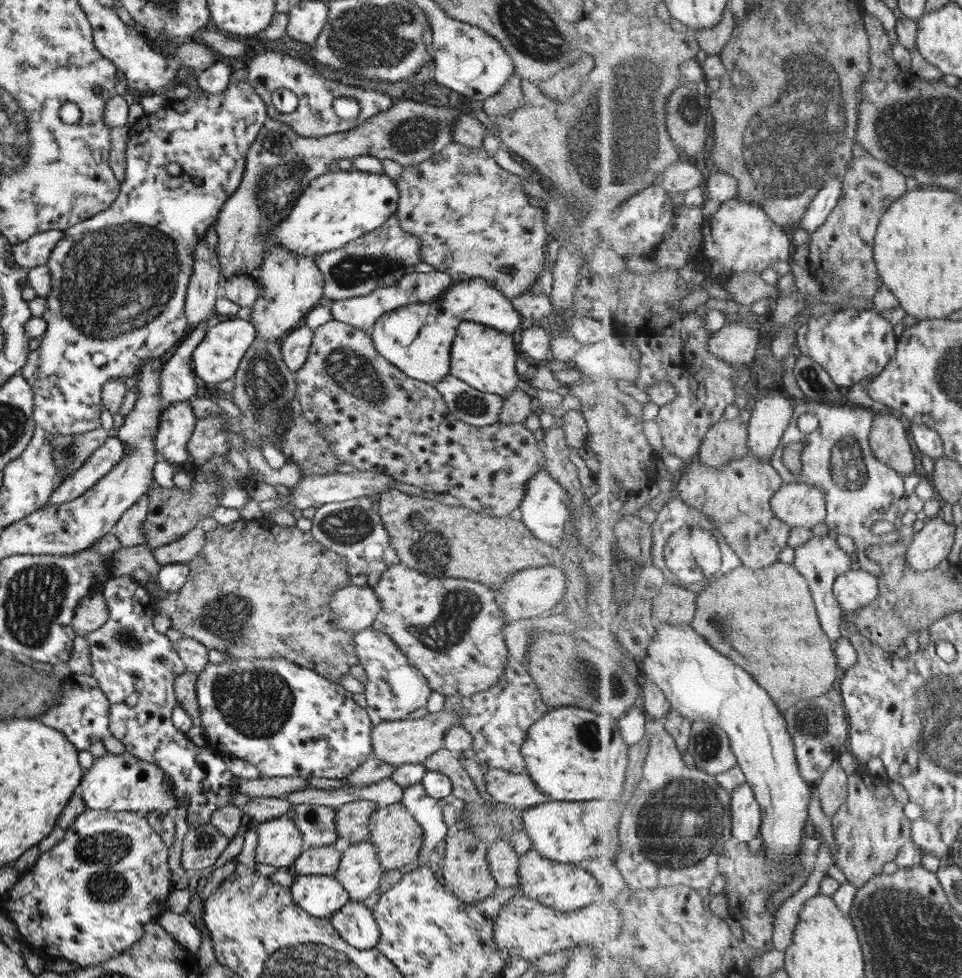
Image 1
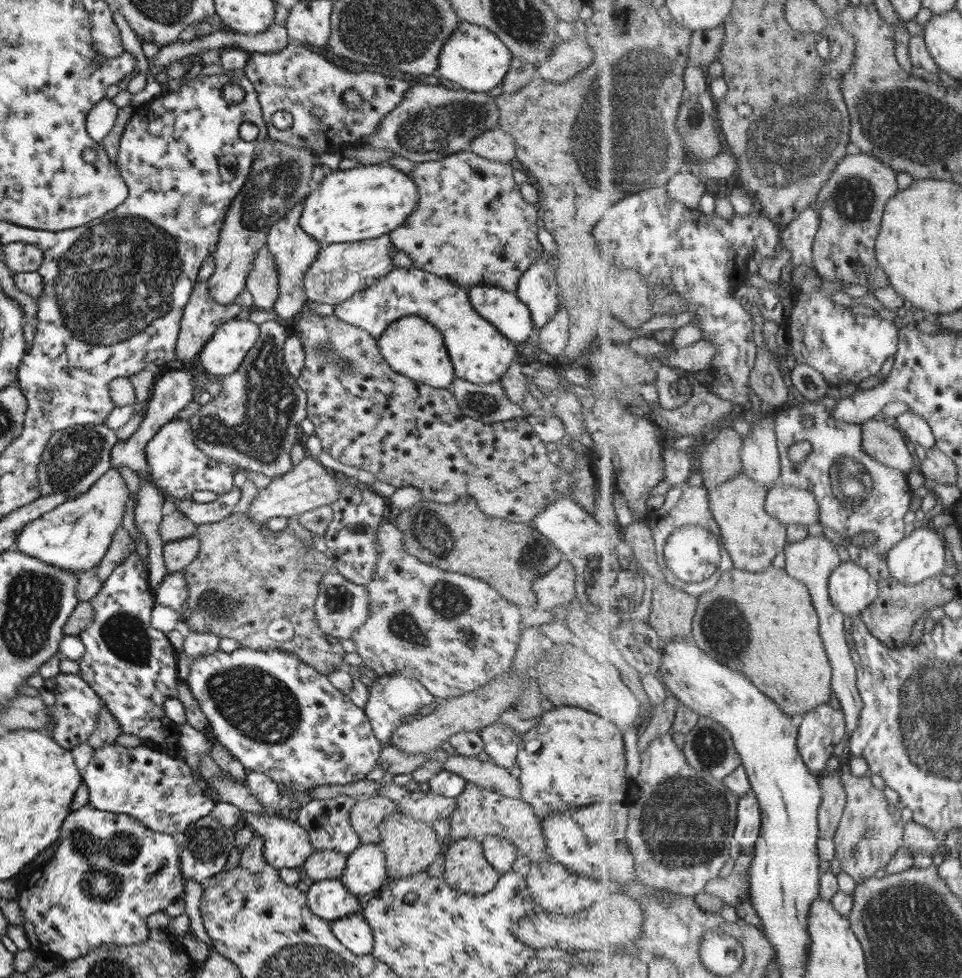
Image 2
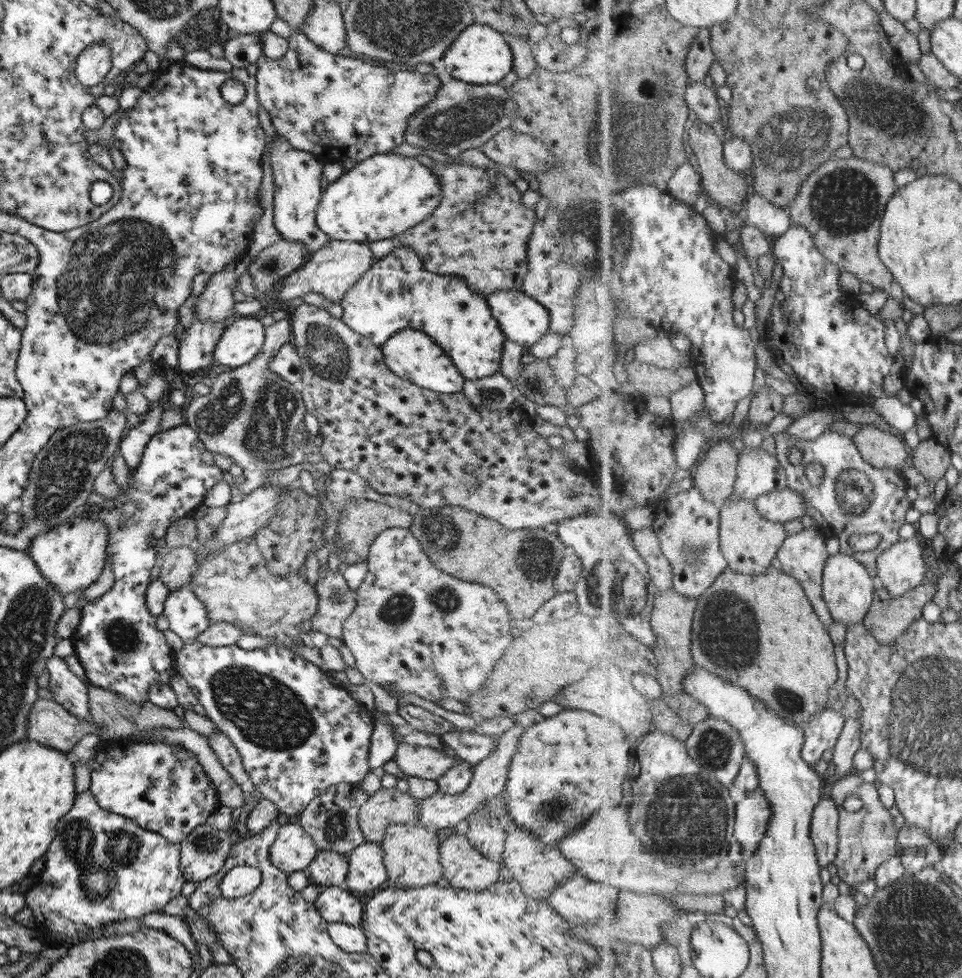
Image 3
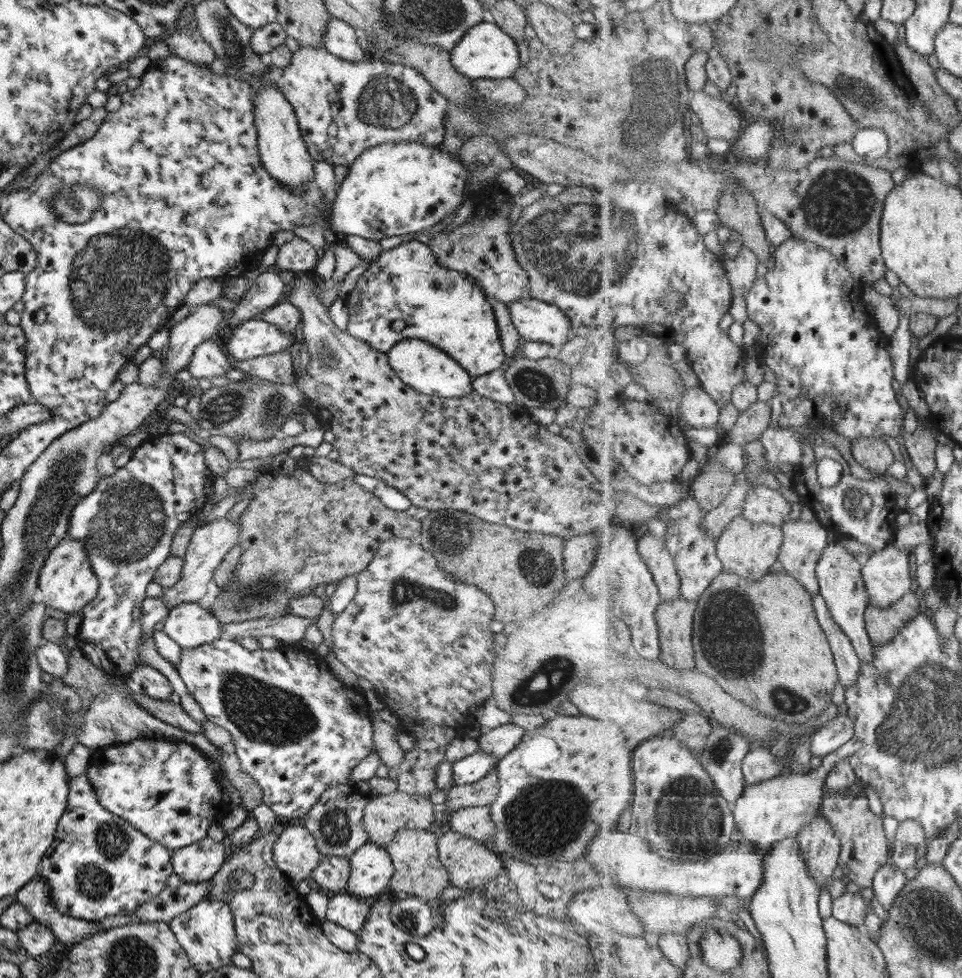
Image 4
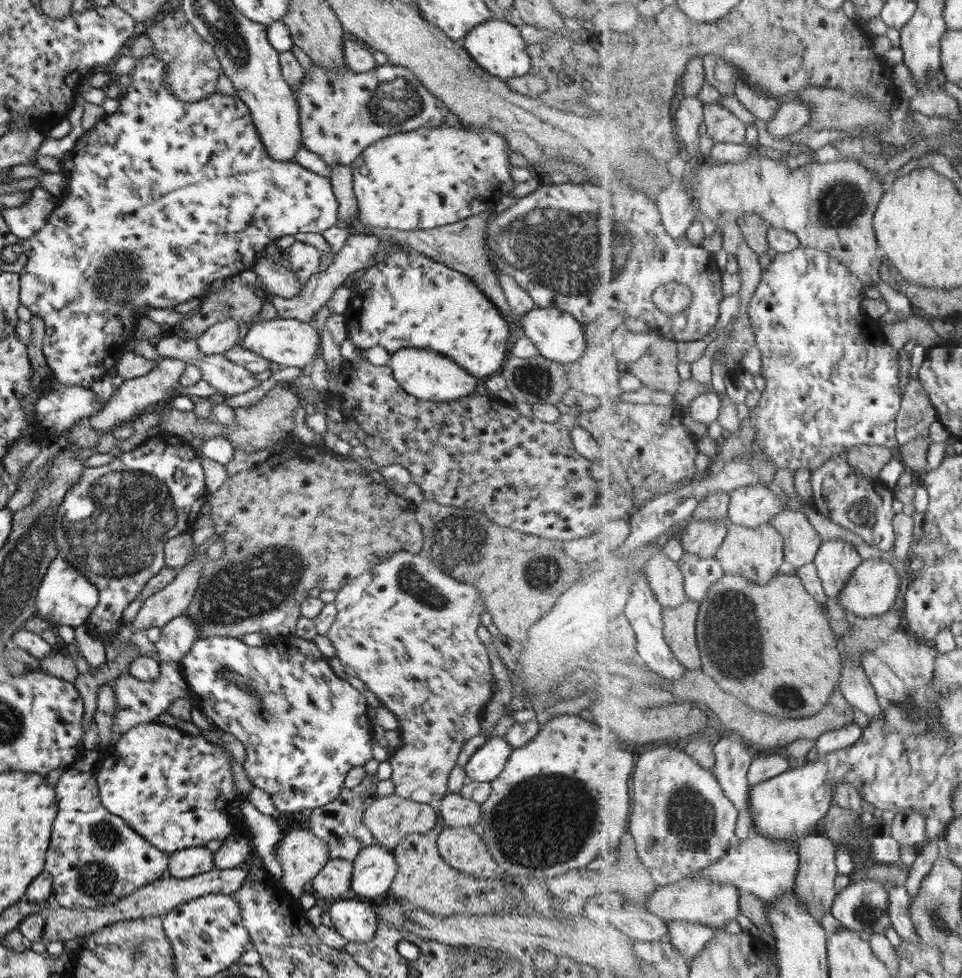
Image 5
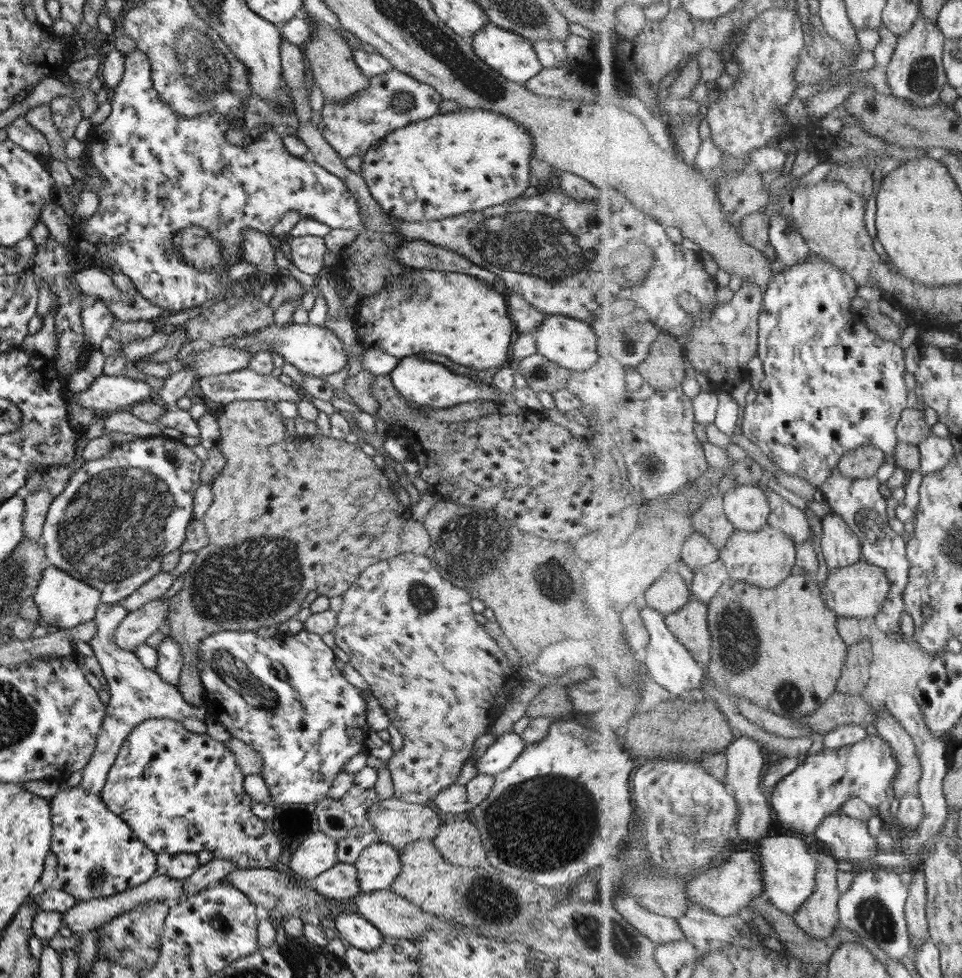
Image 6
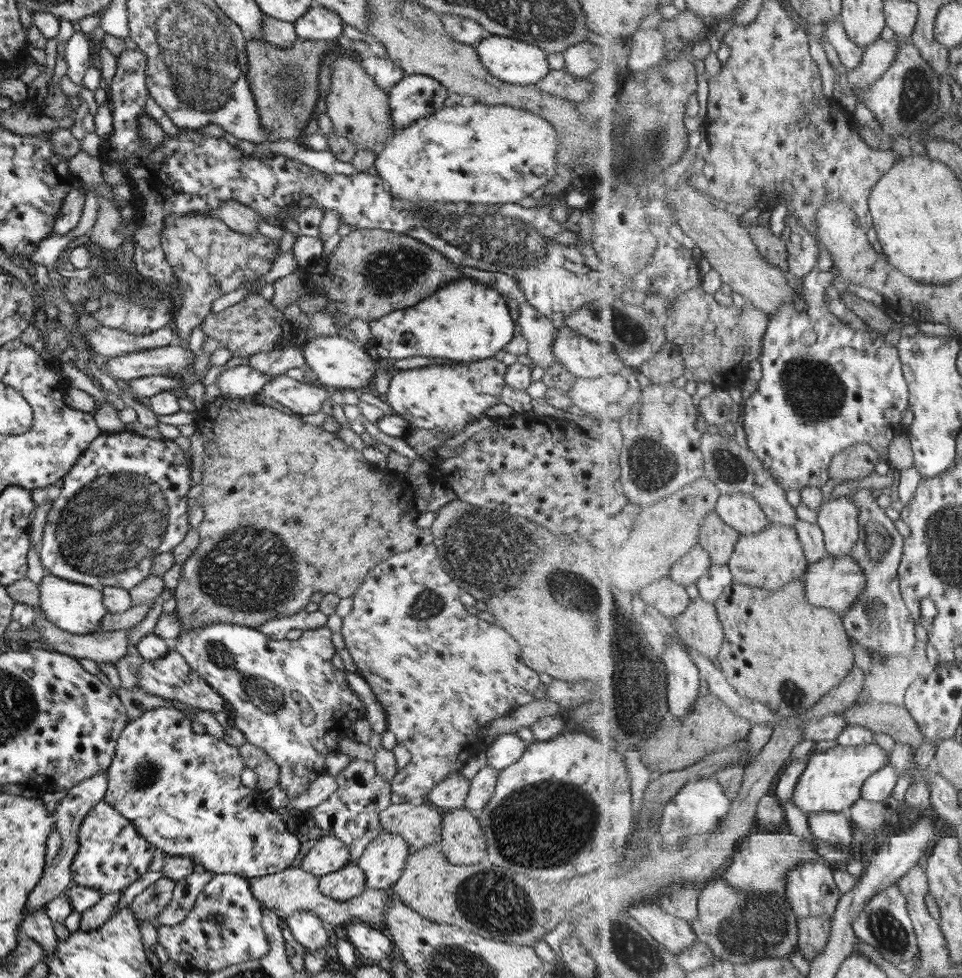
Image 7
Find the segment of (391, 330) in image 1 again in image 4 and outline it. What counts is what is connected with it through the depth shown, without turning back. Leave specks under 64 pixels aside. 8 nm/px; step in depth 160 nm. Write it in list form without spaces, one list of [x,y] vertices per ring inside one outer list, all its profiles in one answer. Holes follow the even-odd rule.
[[[524,297],[506,307],[521,341],[537,341],[555,348],[570,338],[568,318],[556,306]],[[414,338],[400,340],[385,354],[388,366],[395,372],[397,378],[420,394],[439,398],[459,398],[473,392],[471,389],[473,378],[468,372],[428,342]]]

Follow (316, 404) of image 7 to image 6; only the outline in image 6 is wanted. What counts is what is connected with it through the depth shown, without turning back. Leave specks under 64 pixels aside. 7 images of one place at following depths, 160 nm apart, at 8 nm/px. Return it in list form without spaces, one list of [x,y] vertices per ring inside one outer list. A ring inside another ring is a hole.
[[[237,370],[201,381],[202,397],[225,406],[235,400],[287,401],[296,404],[307,398],[294,385],[285,386],[270,375],[255,374],[253,370]]]

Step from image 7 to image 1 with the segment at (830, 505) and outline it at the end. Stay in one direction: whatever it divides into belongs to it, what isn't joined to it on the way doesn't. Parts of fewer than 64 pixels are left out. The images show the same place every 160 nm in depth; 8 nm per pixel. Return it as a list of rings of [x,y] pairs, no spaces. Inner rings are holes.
[[[861,568],[848,570],[835,581],[834,593],[845,612],[859,611],[880,596],[877,573]]]

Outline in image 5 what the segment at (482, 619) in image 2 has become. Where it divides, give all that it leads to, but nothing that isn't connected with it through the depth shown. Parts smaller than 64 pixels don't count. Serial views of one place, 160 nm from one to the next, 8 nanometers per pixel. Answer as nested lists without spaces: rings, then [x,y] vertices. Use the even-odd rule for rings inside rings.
[[[399,549],[392,553],[391,556],[385,557],[378,564],[370,566],[367,572],[348,580],[345,586],[336,591],[333,603],[336,608],[336,615],[324,636],[333,645],[334,656],[340,660],[341,665],[347,665],[353,670],[355,676],[373,692],[382,706],[394,714],[398,722],[397,730],[402,738],[402,745],[391,750],[390,756],[387,758],[392,768],[390,779],[394,784],[394,794],[399,795],[401,798],[425,804],[431,802],[431,800],[441,799],[447,793],[446,782],[448,774],[456,766],[456,758],[458,757],[461,745],[468,738],[474,737],[481,732],[479,723],[484,714],[484,708],[487,701],[492,699],[492,695],[496,691],[485,645],[480,642],[475,633],[480,624],[479,616],[481,616],[481,612],[486,608],[482,595],[478,593],[478,590],[474,586],[459,582],[454,579],[454,576],[450,577],[448,574],[441,572],[421,553],[412,554],[411,551]]]

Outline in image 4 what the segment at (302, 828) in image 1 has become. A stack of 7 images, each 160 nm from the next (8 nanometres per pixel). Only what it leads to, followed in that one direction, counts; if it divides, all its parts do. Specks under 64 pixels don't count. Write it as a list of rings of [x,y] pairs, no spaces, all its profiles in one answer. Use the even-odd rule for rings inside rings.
[[[351,781],[345,784],[338,784],[324,790],[318,801],[304,814],[303,827],[311,834],[315,840],[317,851],[320,856],[329,855],[341,858],[348,858],[357,848],[368,843],[367,834],[362,823],[362,812],[367,801],[374,796],[374,792],[369,788],[366,781]]]

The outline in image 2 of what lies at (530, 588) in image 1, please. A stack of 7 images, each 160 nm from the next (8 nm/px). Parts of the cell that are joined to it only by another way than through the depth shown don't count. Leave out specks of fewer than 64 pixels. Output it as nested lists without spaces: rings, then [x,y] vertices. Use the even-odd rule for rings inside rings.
[[[560,560],[551,570],[533,580],[535,608],[551,610],[571,603],[574,598],[574,570],[571,564]]]

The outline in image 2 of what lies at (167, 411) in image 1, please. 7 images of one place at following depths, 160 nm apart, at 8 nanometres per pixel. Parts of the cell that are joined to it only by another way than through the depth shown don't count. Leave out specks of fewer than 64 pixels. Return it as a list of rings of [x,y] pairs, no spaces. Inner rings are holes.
[[[187,419],[167,422],[149,439],[144,448],[148,473],[155,482],[155,489],[162,496],[169,496],[180,503],[192,501],[193,492],[208,491],[223,495],[233,489],[231,477],[233,472],[228,463],[207,458],[193,442]]]

